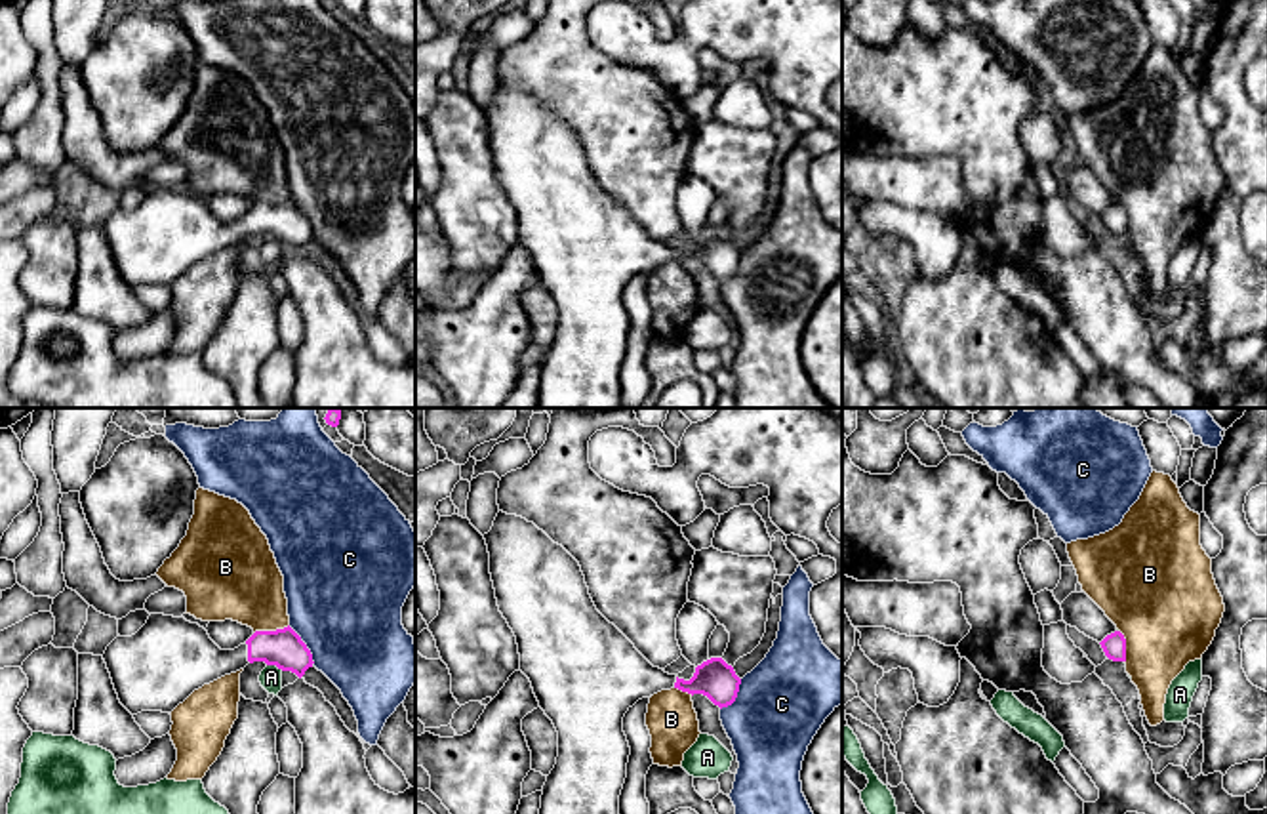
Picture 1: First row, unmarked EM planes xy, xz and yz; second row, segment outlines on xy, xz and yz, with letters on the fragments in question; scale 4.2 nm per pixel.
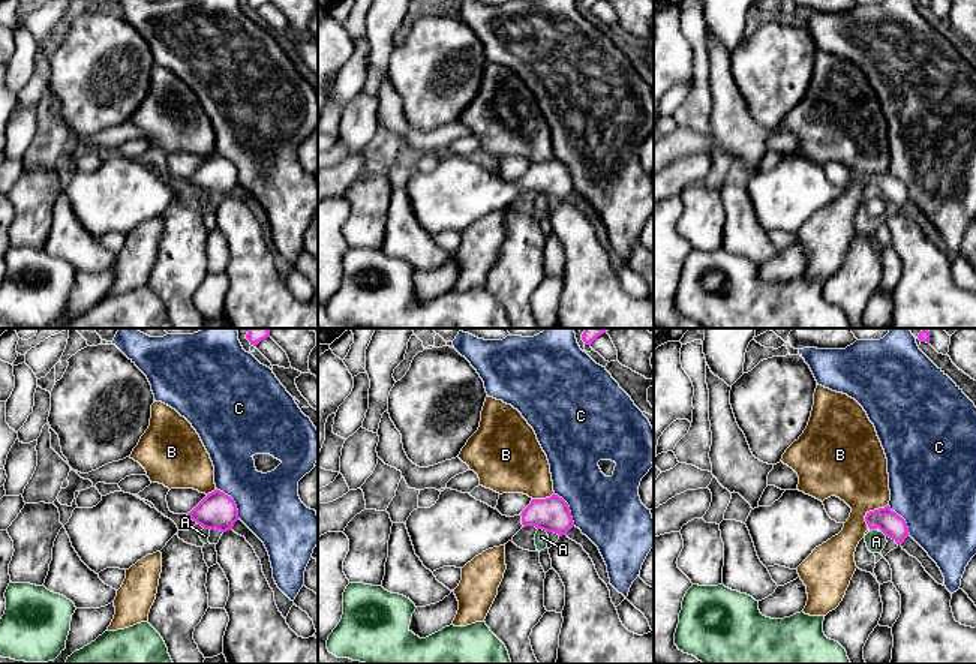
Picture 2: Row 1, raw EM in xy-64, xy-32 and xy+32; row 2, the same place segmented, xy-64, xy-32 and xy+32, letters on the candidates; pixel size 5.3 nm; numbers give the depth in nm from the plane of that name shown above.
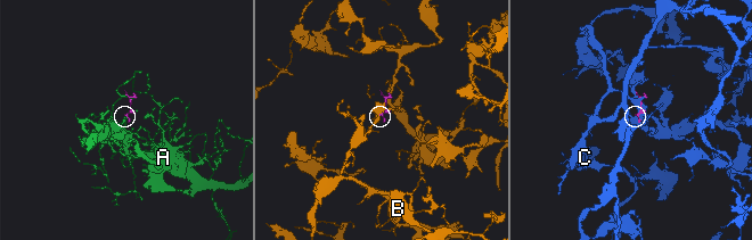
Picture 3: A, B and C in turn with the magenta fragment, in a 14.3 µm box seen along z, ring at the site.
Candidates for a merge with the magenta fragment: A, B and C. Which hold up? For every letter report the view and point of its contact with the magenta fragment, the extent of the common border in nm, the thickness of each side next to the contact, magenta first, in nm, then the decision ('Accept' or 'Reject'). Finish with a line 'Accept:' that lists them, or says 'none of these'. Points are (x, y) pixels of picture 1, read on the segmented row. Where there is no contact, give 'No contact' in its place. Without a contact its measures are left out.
A: Touches magenta at xy (275, 664). Shared border 80 nm. Thickness 160 nm (magenta) against 100 nm. Reject
B: Touches magenta at xy (271, 631). Shared border 160 nm. Thickness 160 nm (magenta) against 320 nm. Reject
C: Touches magenta at xy (305, 645). Shared border 200 nm. Thickness 160 nm (magenta) against 480 nm. Reject
Accept: none of these

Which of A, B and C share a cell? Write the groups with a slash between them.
A / B / C

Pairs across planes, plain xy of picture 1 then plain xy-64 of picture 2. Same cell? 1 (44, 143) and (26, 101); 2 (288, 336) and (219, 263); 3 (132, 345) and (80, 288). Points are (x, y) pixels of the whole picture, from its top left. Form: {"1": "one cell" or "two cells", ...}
{"1": "two cells", "2": "one cell", "3": "one cell"}

